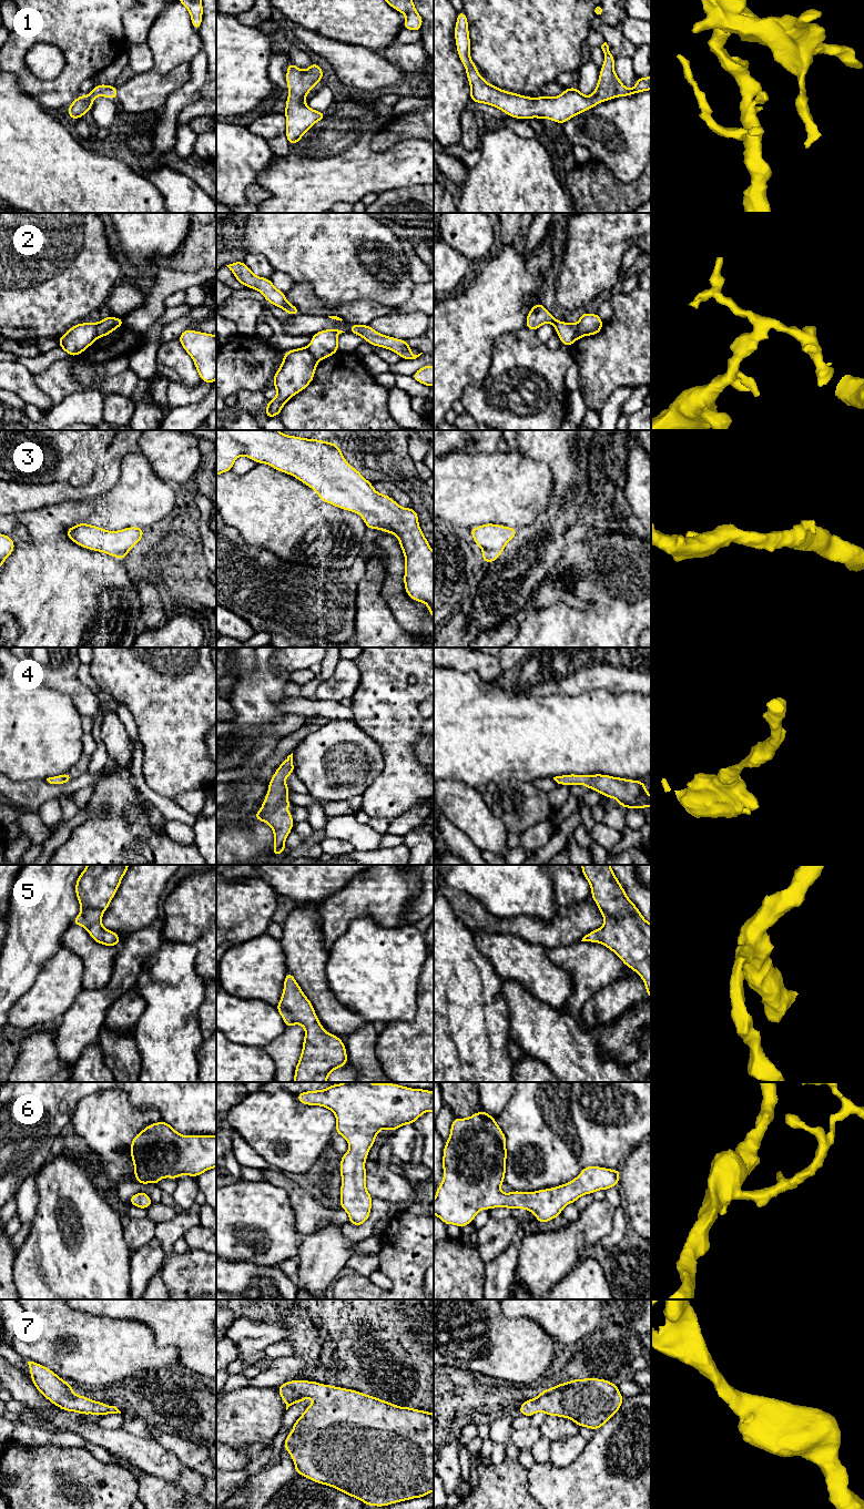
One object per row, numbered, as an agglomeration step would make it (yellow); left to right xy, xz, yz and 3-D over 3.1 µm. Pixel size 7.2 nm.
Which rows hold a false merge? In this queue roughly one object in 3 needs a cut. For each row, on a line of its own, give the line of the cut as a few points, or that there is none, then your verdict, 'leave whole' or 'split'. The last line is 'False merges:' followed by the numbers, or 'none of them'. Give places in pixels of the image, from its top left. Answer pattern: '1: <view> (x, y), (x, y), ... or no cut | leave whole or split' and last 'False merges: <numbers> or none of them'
1: no cut | leave whole
2: xy (98, 323), (95, 337) | split
3: no cut | leave whole
4: no cut | leave whole
5: no cut | leave whole
6: no cut | leave whole
7: no cut | leave whole
False merges: 2

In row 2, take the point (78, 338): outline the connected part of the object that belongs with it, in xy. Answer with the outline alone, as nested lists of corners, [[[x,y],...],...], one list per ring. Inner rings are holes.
[[[98,323],[75,324],[59,338],[59,346],[72,357],[80,355],[96,339]]]

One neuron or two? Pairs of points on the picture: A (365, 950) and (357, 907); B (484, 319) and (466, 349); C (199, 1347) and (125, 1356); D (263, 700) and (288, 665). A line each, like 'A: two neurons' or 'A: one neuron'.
A: two neurons
B: one neuron
C: two neurons
D: two neurons

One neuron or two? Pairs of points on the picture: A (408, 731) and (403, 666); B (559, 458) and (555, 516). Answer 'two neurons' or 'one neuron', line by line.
A: one neuron
B: one neuron

